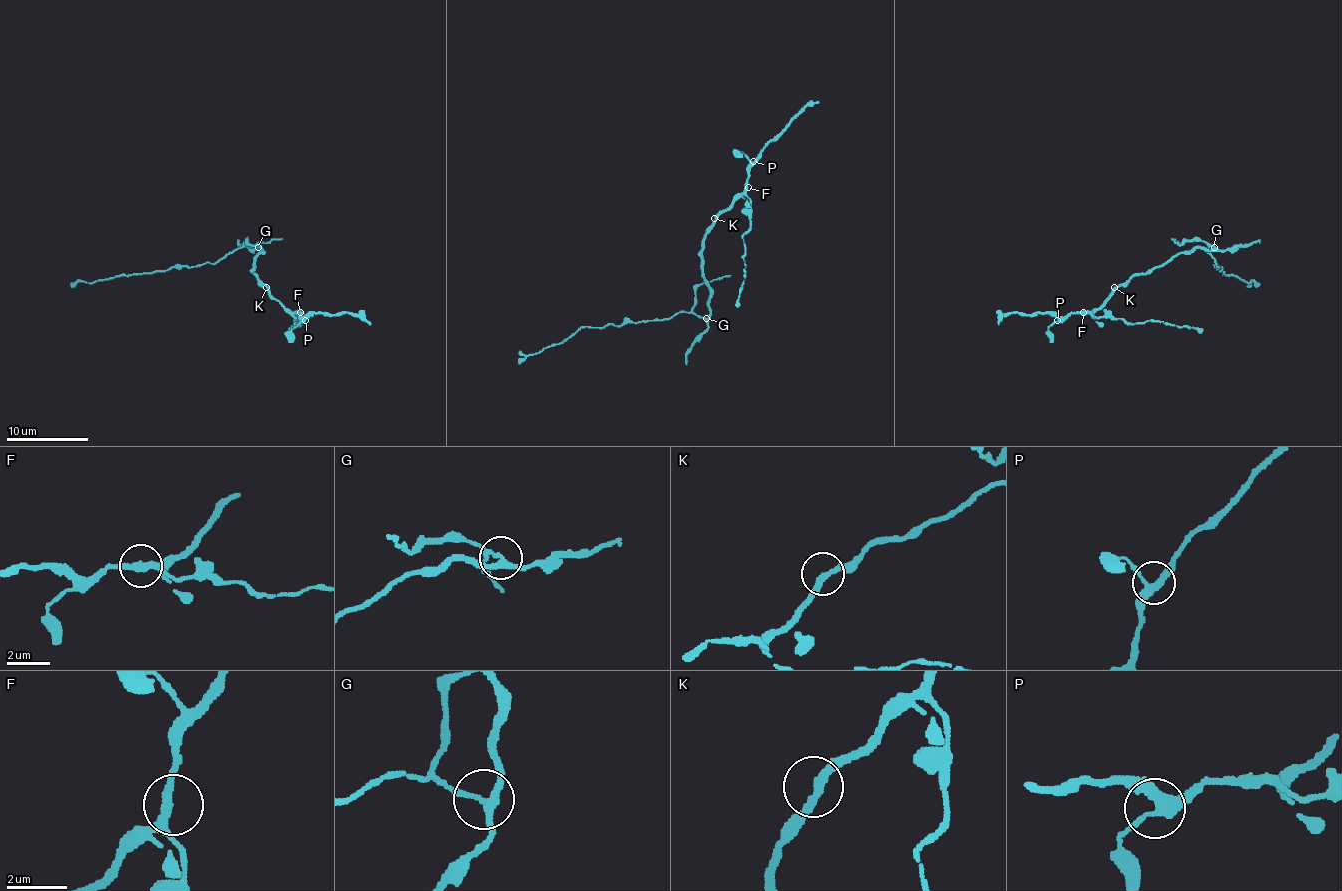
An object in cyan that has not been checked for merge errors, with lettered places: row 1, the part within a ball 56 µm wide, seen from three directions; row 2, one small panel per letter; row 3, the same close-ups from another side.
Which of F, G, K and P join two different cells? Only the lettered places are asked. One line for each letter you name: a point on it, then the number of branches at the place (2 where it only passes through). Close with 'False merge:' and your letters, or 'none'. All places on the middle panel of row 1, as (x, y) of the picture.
G: place (706, 318); branches 3
False merge: G

